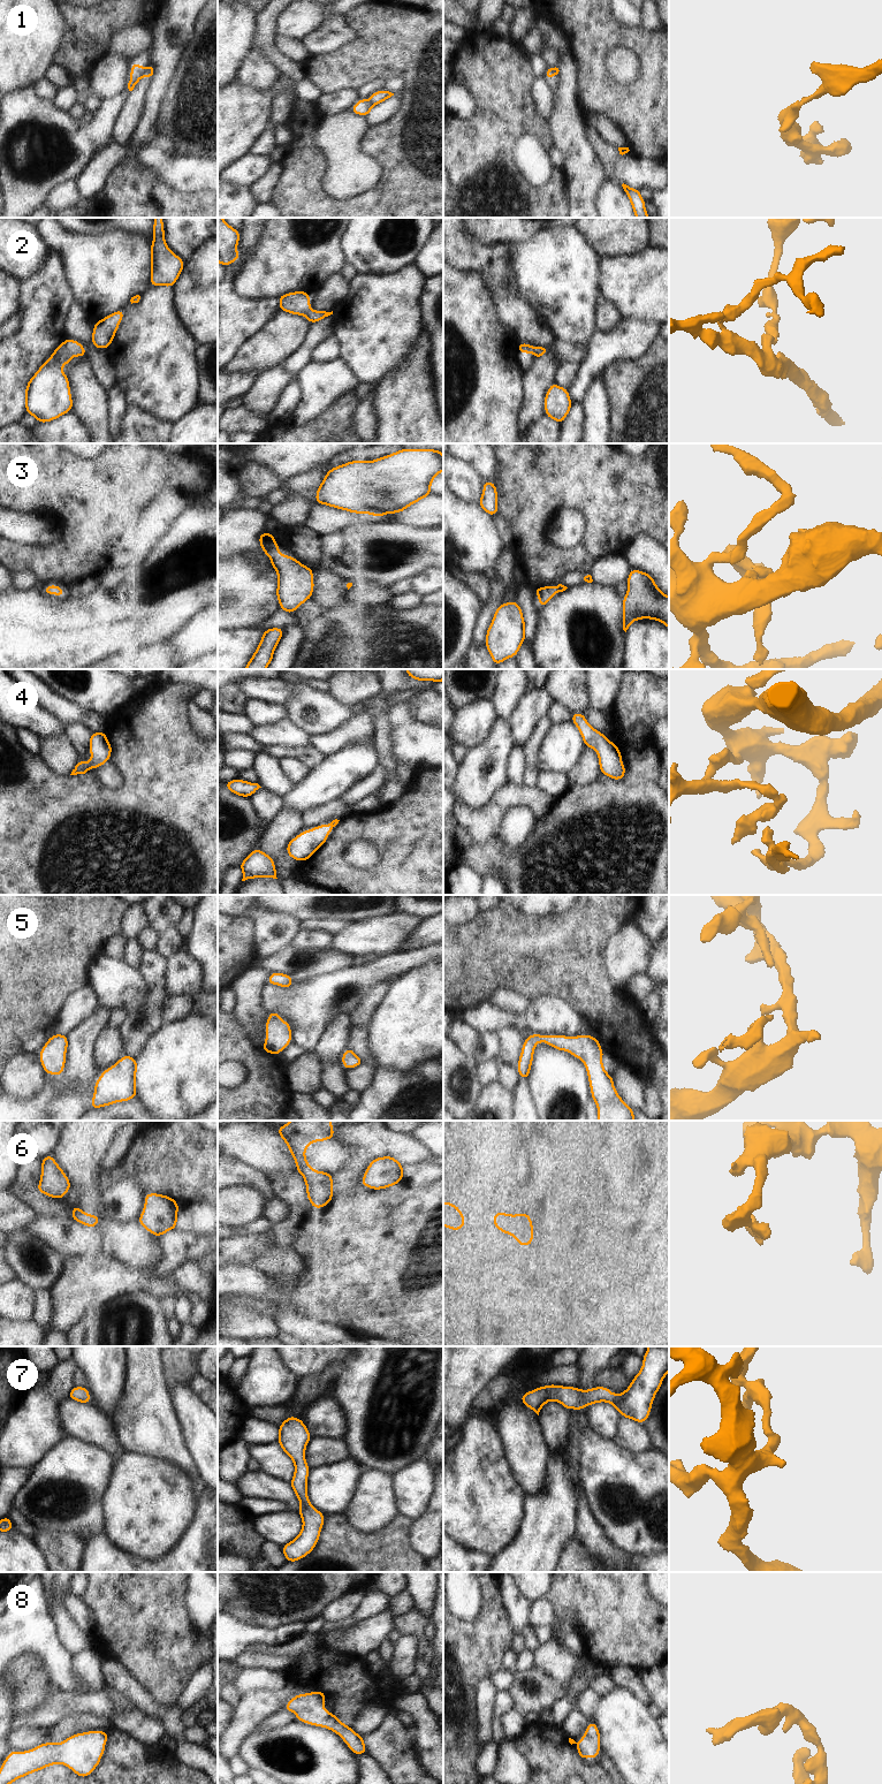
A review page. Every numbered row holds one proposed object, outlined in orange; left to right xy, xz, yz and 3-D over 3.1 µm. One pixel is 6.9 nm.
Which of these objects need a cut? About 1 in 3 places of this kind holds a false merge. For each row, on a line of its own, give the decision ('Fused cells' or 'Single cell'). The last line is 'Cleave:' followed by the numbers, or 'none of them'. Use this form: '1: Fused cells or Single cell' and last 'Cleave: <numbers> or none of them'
1: Fused cells
2: Single cell
3: Single cell
4: Single cell
5: Single cell
6: Single cell
7: Single cell
8: Single cell
Cleave: 1.

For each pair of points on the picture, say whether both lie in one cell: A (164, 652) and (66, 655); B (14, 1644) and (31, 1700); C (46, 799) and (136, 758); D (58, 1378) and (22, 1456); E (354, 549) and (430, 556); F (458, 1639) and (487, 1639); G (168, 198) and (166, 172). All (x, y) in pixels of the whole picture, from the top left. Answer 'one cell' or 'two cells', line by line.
A: two cells
B: two cells
C: one cell
D: one cell
E: one cell
F: one cell
G: two cells

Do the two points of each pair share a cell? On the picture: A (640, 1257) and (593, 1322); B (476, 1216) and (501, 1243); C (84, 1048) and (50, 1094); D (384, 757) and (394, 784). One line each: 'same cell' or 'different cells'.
A: different cells
B: different cells
C: same cell
D: same cell

